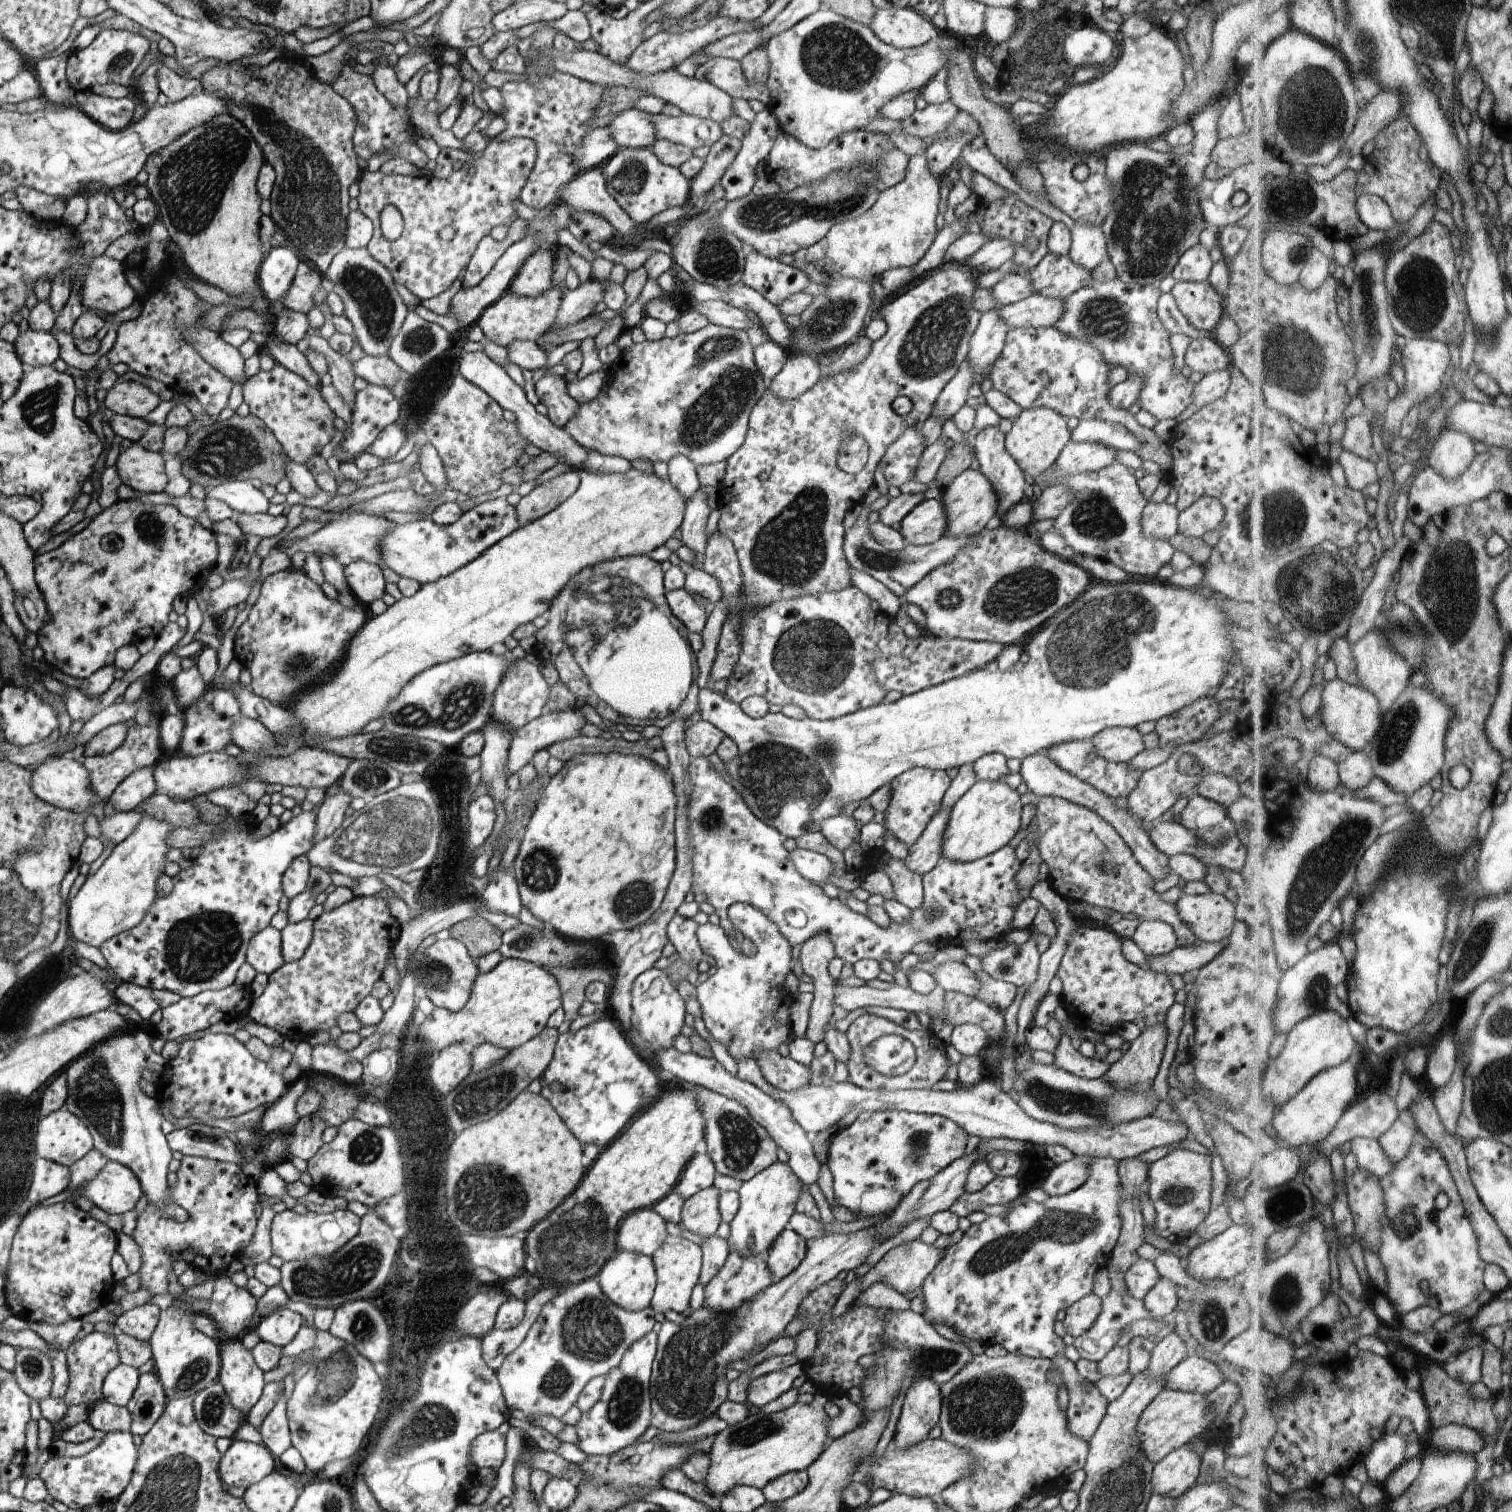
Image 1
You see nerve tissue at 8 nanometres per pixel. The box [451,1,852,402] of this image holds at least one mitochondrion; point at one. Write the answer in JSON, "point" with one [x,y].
{"point":[714,257]}

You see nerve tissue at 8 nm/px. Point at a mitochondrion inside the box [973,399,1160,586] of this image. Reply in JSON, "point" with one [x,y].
{"point":[1094,516]}

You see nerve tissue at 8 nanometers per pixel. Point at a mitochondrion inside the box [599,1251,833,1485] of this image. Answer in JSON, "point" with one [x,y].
{"point":[683,1387]}

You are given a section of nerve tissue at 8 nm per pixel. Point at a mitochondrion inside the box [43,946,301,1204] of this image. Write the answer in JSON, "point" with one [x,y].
{"point":[95,1093]}

